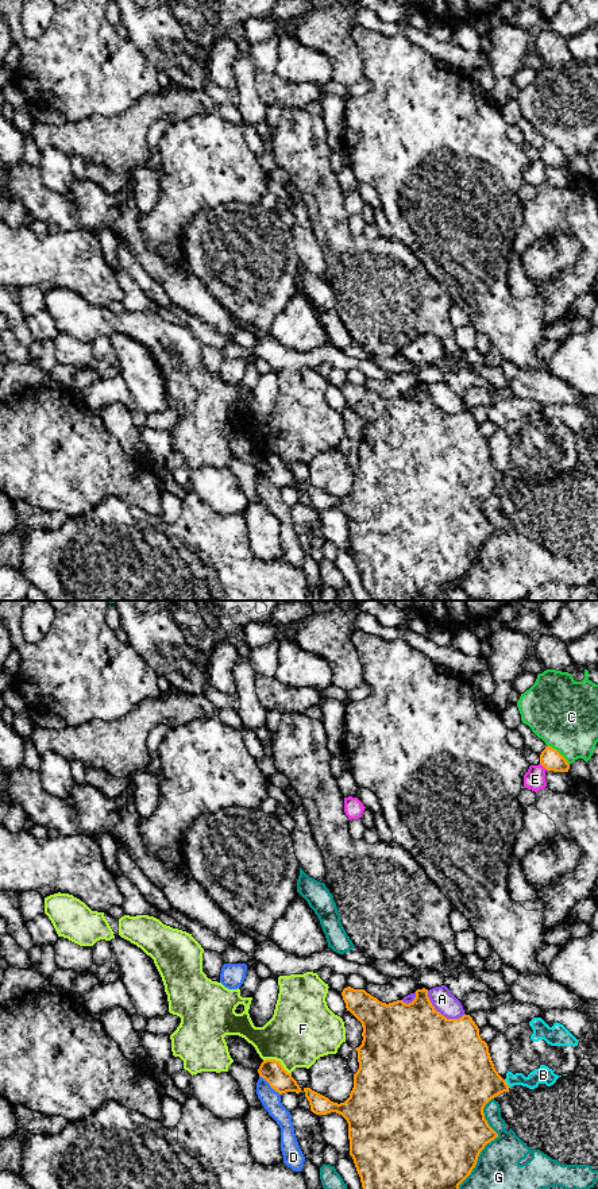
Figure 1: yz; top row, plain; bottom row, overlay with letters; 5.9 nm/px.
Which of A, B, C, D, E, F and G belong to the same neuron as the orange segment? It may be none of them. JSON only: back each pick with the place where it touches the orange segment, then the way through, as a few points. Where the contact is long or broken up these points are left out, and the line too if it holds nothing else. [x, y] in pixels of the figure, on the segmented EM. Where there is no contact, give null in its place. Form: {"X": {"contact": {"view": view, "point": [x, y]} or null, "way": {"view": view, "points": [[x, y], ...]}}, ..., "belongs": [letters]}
{"belongs": []}

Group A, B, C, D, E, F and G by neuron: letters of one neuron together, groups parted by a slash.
A / B / C / D / E / F / G

